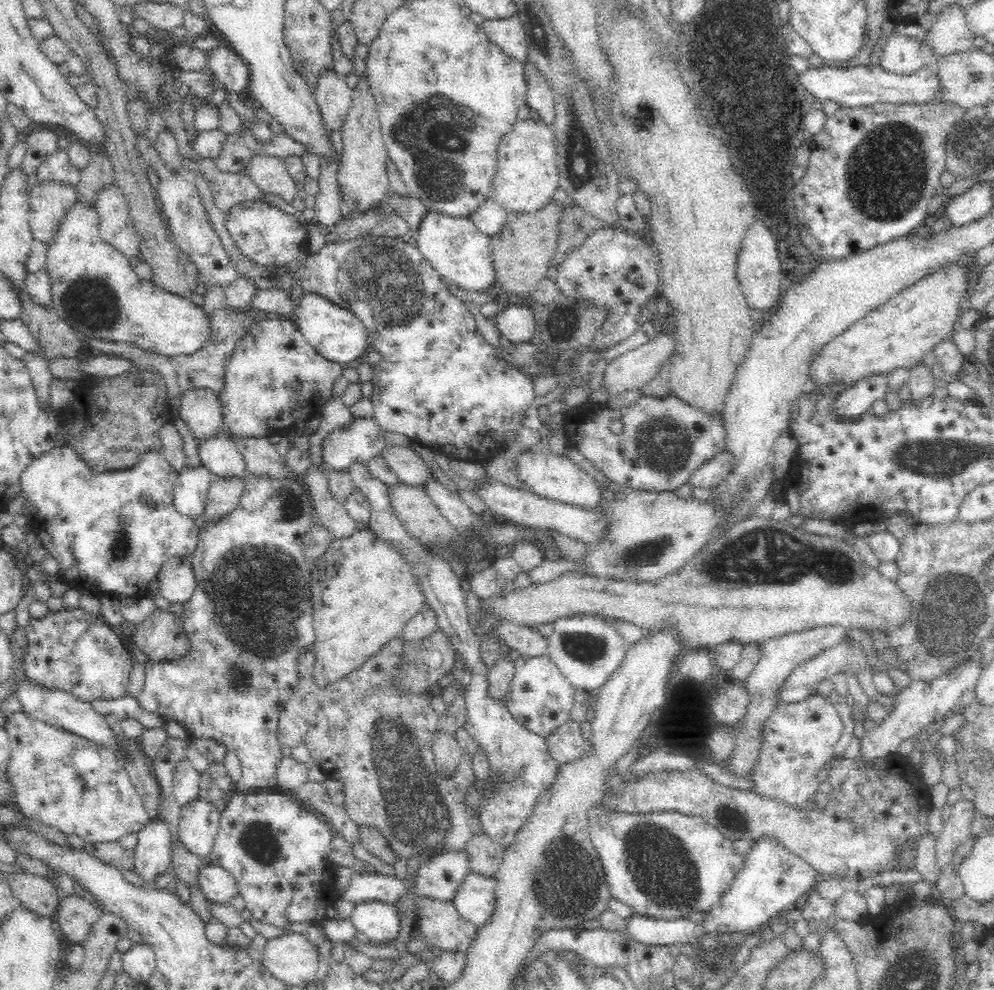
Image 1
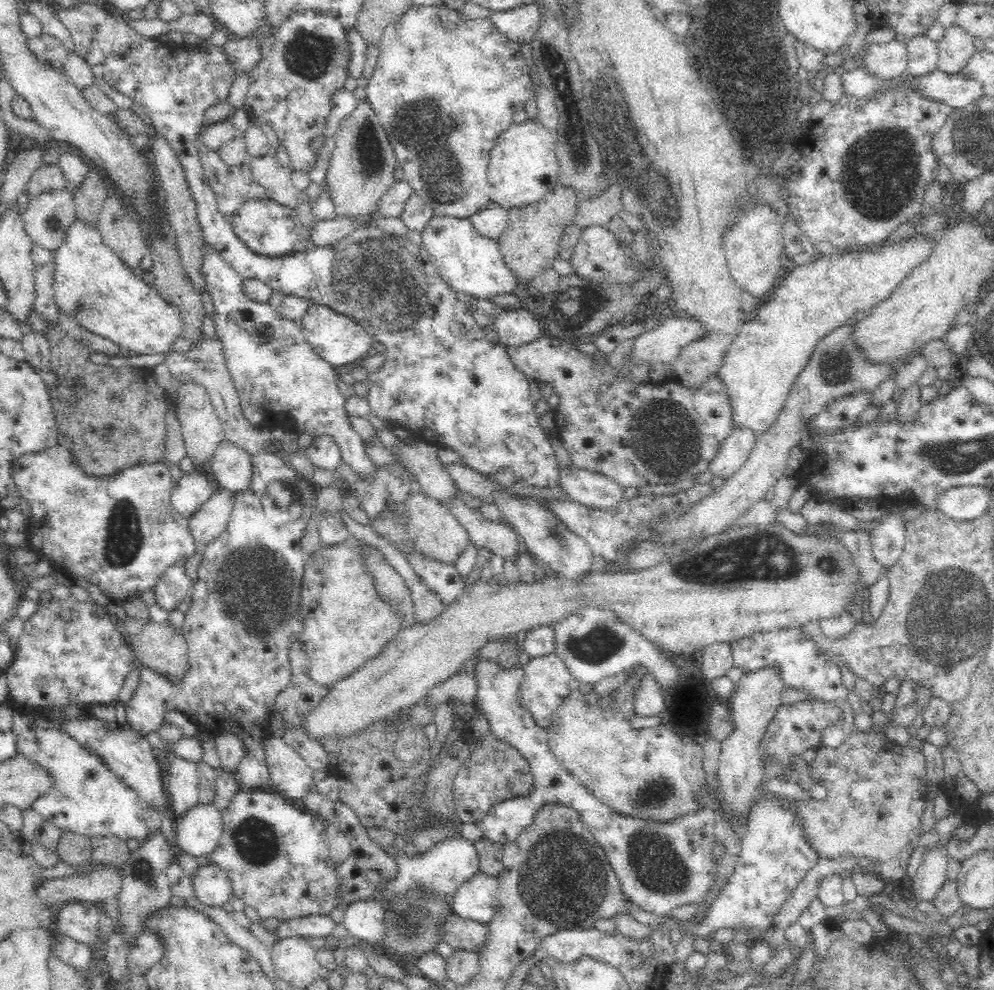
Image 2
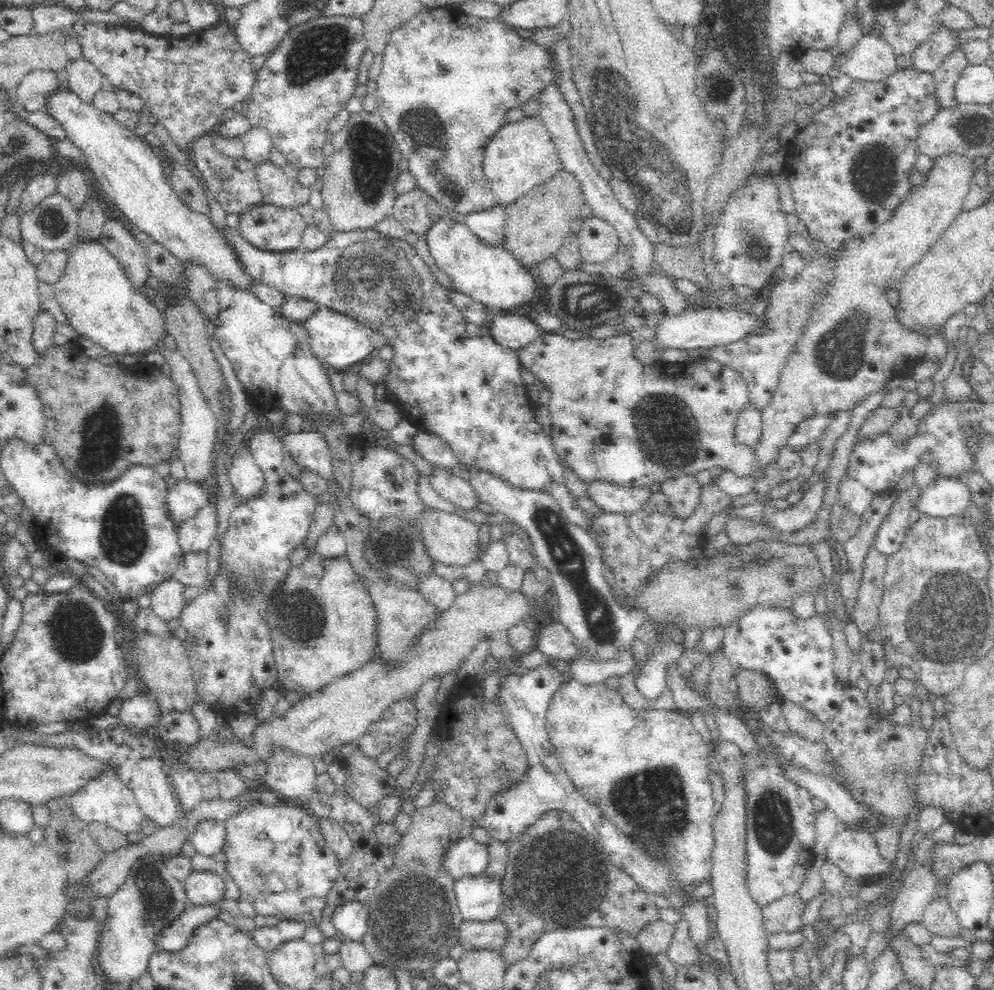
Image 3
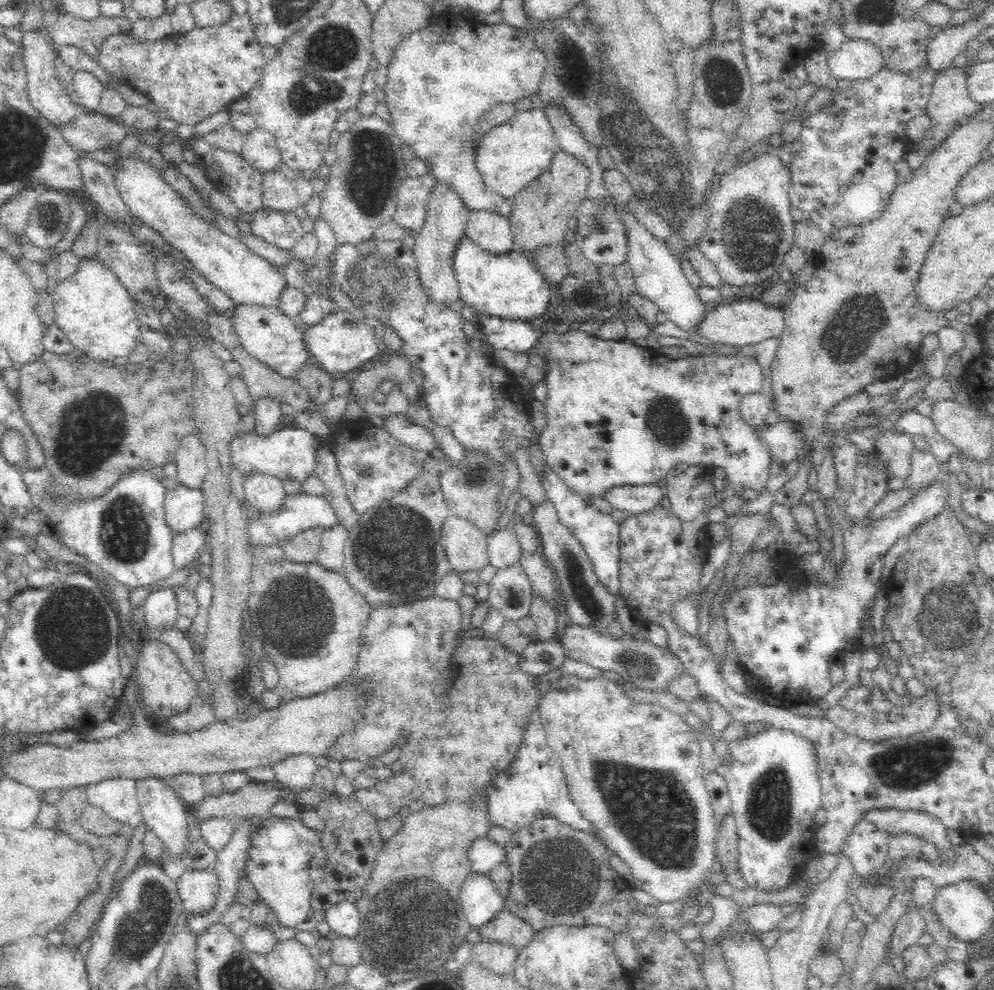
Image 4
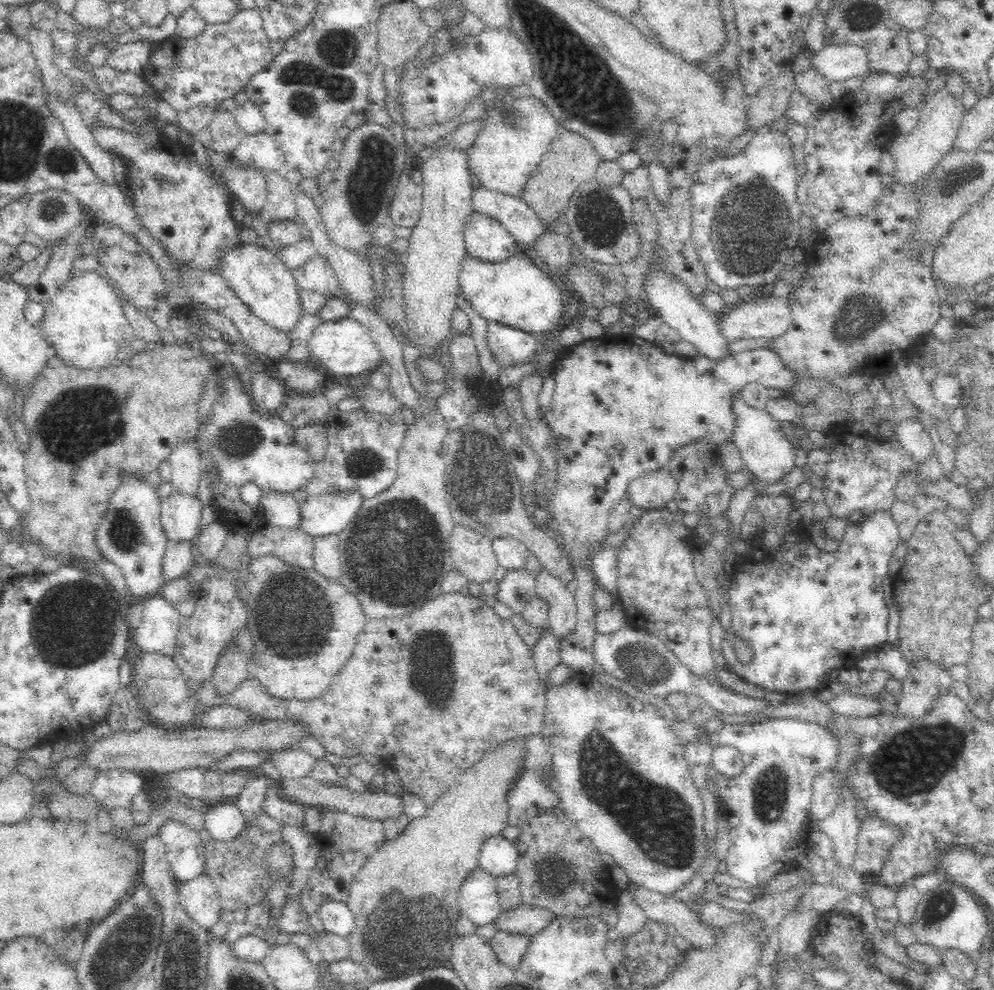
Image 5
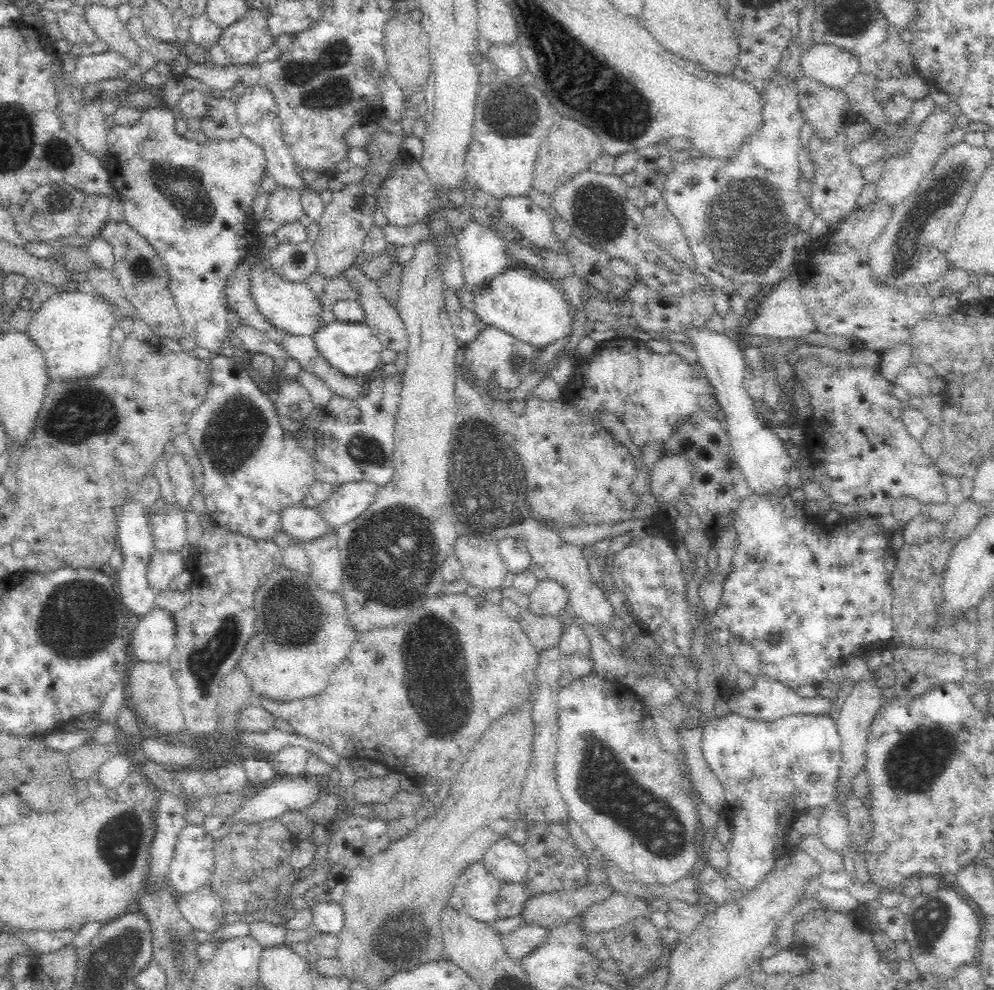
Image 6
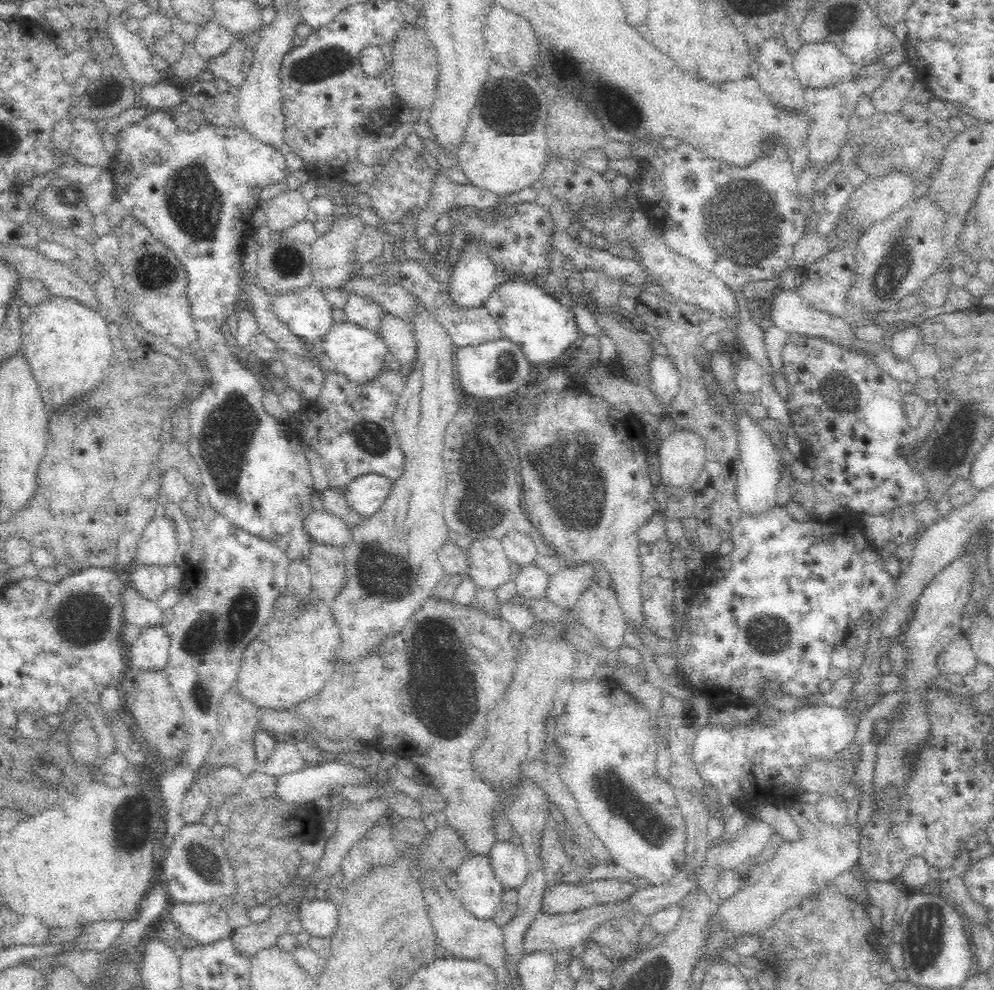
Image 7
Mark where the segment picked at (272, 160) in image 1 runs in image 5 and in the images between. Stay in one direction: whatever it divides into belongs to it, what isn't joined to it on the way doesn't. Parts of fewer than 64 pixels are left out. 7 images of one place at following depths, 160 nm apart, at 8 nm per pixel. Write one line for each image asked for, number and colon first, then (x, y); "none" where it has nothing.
2: (266, 171)
3: (278, 191)
4: (279, 194)
5: (280, 206)

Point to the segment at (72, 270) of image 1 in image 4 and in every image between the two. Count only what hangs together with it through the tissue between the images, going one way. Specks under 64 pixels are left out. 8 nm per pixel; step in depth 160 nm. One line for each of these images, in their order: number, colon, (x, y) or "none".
2: (92, 284)
3: (97, 301)
4: (91, 307)

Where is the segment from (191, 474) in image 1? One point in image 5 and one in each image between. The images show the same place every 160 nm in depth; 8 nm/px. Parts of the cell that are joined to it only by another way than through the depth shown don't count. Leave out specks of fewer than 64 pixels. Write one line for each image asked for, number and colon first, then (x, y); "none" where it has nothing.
2: (191, 491)
3: (185, 498)
4: (184, 509)
5: (180, 514)

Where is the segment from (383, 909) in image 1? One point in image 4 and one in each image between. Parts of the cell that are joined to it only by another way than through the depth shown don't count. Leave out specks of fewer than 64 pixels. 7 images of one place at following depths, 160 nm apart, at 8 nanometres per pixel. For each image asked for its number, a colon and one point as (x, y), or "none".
2: (362, 919)
3: (349, 919)
4: (343, 919)

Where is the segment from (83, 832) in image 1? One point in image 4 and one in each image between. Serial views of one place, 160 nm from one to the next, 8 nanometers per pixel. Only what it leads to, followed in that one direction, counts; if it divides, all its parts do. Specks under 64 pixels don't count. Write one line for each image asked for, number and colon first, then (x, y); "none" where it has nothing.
2: (89, 799)
3: (108, 800)
4: (117, 796)

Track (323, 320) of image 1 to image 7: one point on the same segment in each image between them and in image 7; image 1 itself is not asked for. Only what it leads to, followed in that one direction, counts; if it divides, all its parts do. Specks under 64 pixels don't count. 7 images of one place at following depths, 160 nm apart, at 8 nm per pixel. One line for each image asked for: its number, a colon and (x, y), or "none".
2: (337, 339)
3: (336, 339)
4: (342, 343)
5: (346, 348)
6: (352, 348)
7: (361, 355)

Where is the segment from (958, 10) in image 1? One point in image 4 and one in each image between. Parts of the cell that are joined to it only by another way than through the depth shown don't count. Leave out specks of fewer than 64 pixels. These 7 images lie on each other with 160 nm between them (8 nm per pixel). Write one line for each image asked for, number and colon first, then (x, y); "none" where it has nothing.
2: (955, 49)
3: (946, 75)
4: (950, 104)

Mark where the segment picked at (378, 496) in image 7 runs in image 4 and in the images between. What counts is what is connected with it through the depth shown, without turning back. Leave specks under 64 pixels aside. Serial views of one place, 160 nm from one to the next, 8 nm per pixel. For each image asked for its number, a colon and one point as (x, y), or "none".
4: (302, 512)
5: (329, 513)
6: (352, 499)

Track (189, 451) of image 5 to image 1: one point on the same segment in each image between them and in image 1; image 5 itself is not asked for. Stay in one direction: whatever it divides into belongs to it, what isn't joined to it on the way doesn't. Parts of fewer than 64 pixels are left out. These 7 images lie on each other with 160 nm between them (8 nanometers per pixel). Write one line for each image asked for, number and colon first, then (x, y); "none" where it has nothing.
1: (200, 409)
2: (202, 432)
3: (198, 425)
4: (191, 469)

